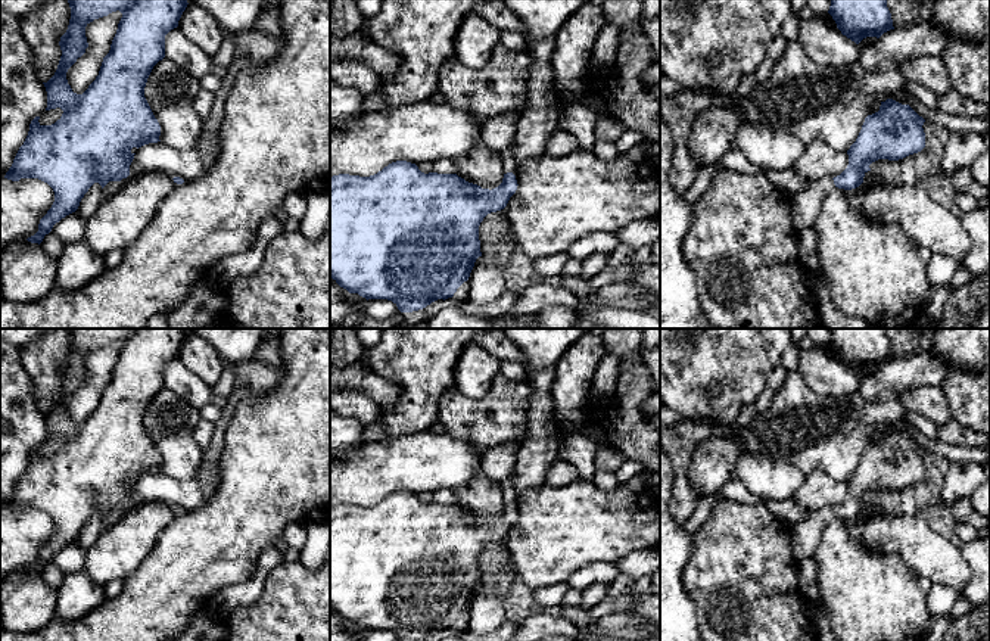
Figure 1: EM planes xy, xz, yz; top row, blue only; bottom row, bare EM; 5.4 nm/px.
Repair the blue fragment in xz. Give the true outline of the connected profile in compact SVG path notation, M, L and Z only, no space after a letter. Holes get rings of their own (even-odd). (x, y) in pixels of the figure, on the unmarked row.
M513 474L501 482L504 508L489 520L457 504L424 504L415 494L396 491L374 505L339 504L330 507L330 607L349 623L392 631L399 641L418 641L438 629L452 628L468 610L480 582L479 556L483 548L507 536L517 520Z

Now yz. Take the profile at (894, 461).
M893 429L881 432L880 441L868 445L856 472L847 480L849 495L834 508L809 511L791 526L791 547L796 564L813 557L826 523L834 519L852 520L863 513L869 495L878 489L899 491L925 477L925 449L909 435Z

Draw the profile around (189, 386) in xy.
M178 357L165 365L165 388L174 390L197 410L208 404L212 396L211 386L192 373Z

